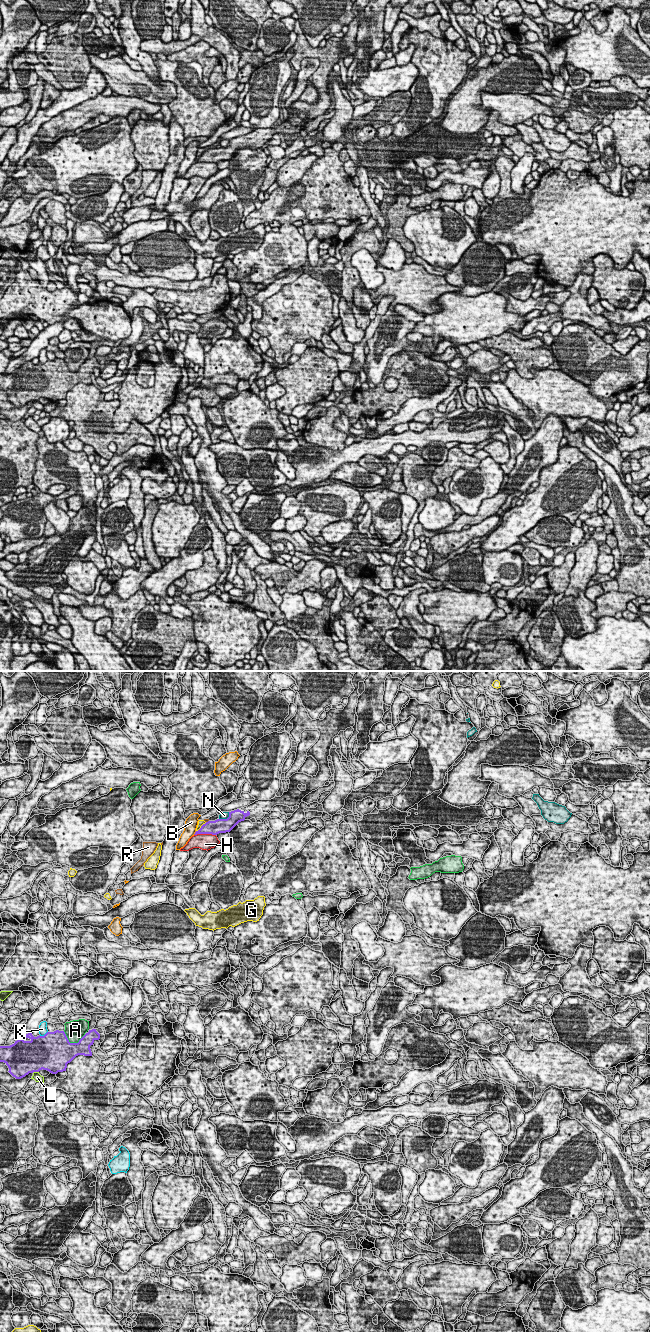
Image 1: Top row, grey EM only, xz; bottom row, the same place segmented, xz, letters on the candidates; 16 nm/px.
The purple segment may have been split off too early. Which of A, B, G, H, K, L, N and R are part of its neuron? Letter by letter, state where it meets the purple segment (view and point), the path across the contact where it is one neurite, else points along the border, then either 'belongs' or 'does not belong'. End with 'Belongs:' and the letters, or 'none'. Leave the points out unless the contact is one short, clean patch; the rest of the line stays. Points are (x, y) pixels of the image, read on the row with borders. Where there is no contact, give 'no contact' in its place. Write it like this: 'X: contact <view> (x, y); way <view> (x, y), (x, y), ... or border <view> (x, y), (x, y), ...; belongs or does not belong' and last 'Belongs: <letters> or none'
A: contact xz (72, 1043); does not belong
B: contact xz (195, 833); does not belong
G: contact xz (201, 826); border xz (206, 822), (196, 831); does not belong
H: contact xz (204, 833); does not belong
K: contact xz (44, 1035); does not belong
L: contact xz (36, 1071); does not belong
N: contact xz (225, 819); border xz (229, 812), (226, 818), (219, 819); does not belong
R: contact xz (208, 821); does not belong
Belongs: none

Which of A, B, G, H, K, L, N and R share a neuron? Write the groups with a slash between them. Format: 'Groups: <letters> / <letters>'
Groups: A / B / G / H / K / L / N / R

